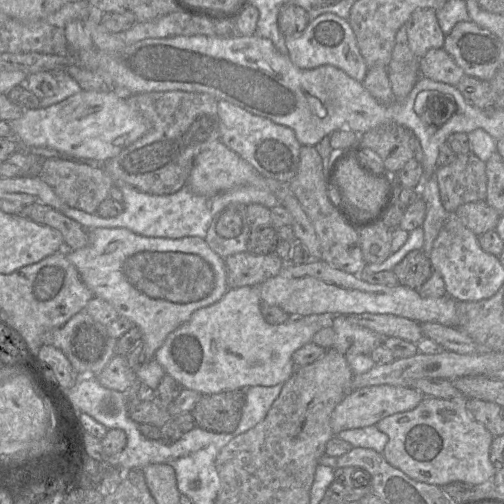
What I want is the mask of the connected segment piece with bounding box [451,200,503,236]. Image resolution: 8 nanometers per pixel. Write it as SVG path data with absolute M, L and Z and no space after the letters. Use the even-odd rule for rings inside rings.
M483 200L463 204L451 215L457 217L476 236L480 236L487 231L495 230L502 214Z

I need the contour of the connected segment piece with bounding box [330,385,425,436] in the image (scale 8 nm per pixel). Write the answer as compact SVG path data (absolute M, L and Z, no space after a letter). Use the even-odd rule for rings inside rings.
M391 385L370 386L350 391L332 412L332 431L337 436L344 430L375 426L388 416L415 409L424 398L425 395L415 388Z

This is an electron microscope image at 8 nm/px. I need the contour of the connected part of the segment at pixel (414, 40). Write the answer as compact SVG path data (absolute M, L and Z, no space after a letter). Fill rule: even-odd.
M417 9L405 23L408 46L417 59L430 49L444 47L442 32L434 9Z

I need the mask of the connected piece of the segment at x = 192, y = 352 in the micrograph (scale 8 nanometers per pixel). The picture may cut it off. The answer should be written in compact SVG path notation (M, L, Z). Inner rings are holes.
M243 286L228 289L217 302L195 310L190 319L168 334L155 353L155 360L165 373L172 376L183 388L201 394L217 394L235 389L247 389L251 386L274 386L284 383L295 371L292 354L312 342L312 338L321 328L330 325L333 316L292 316L282 324L268 324L261 312L259 286Z

